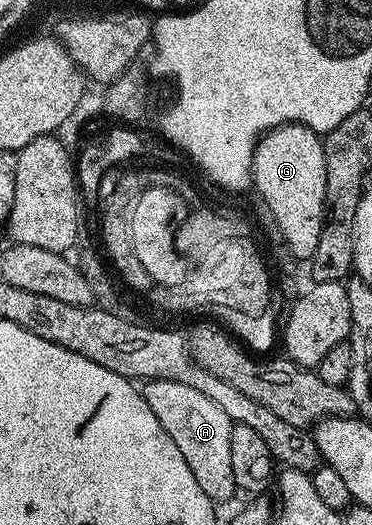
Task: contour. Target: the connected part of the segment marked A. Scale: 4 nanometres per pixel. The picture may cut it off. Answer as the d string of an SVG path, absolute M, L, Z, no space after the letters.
M148 379L143 382L142 392L146 403L150 403L150 411L154 411L158 423L162 423L170 439L174 439L178 451L182 451L198 487L206 491L213 503L228 501L232 496L237 496L234 466L230 463L232 420L212 400L206 399L202 391L194 391L194 387L186 387L177 381Z

